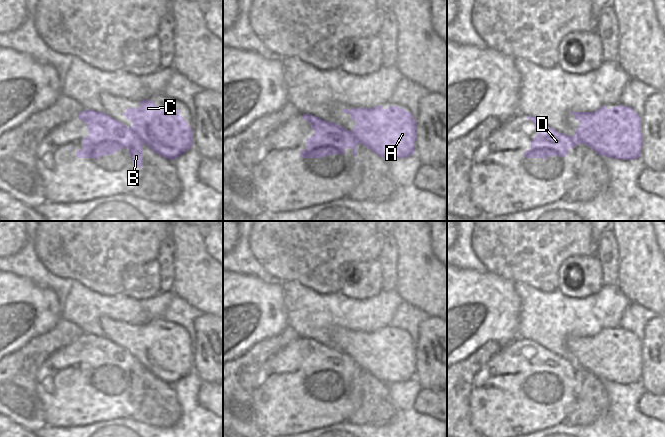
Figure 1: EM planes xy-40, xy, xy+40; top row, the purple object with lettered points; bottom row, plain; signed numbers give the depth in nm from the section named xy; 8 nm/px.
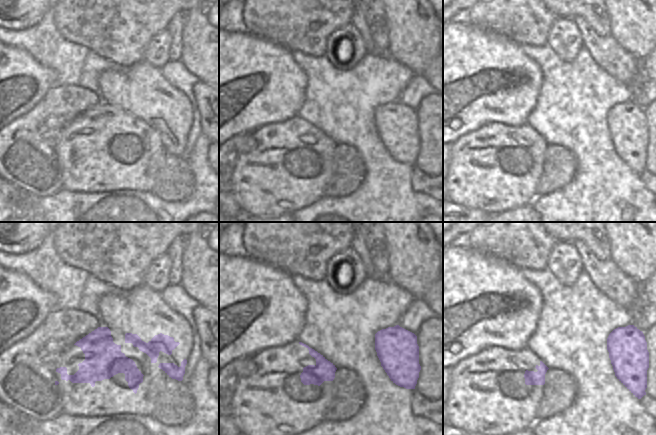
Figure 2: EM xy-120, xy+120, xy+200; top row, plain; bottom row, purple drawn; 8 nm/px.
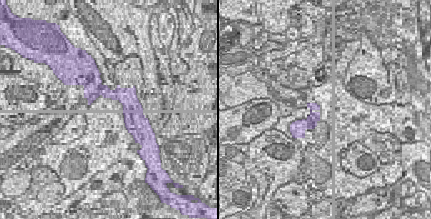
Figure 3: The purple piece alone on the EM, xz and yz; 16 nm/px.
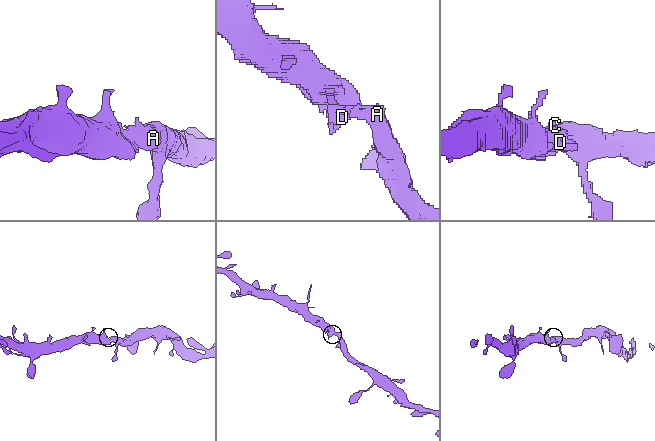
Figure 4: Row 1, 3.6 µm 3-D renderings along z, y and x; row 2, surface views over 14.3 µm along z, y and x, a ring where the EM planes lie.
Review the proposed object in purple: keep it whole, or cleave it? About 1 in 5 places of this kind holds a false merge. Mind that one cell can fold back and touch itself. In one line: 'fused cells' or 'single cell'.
single cell

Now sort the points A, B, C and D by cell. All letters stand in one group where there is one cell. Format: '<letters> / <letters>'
A B C D

